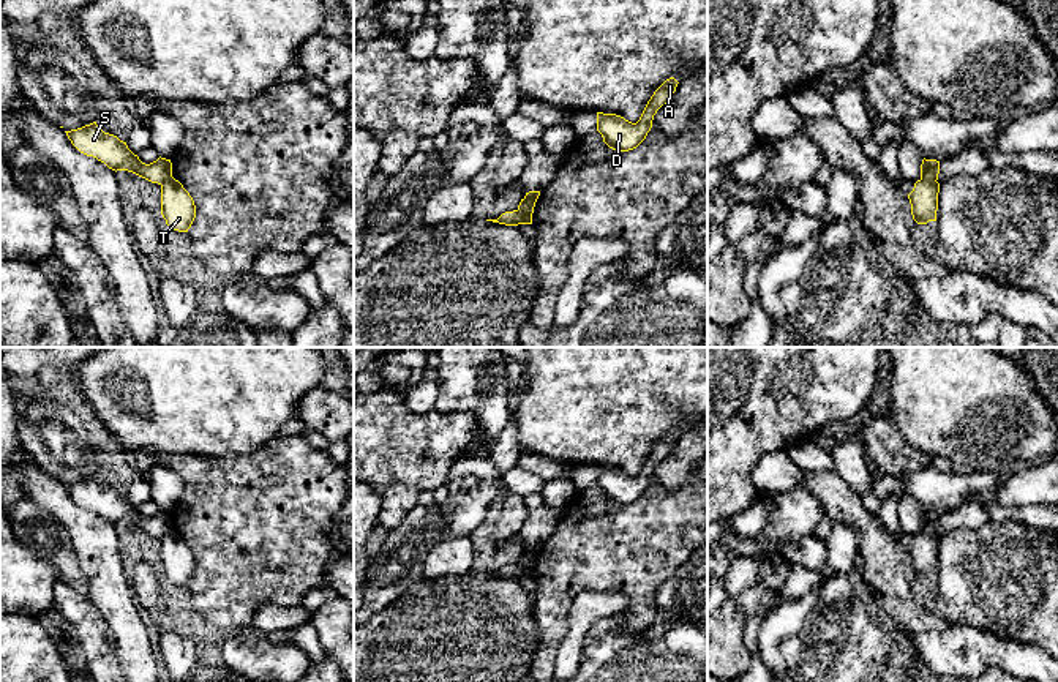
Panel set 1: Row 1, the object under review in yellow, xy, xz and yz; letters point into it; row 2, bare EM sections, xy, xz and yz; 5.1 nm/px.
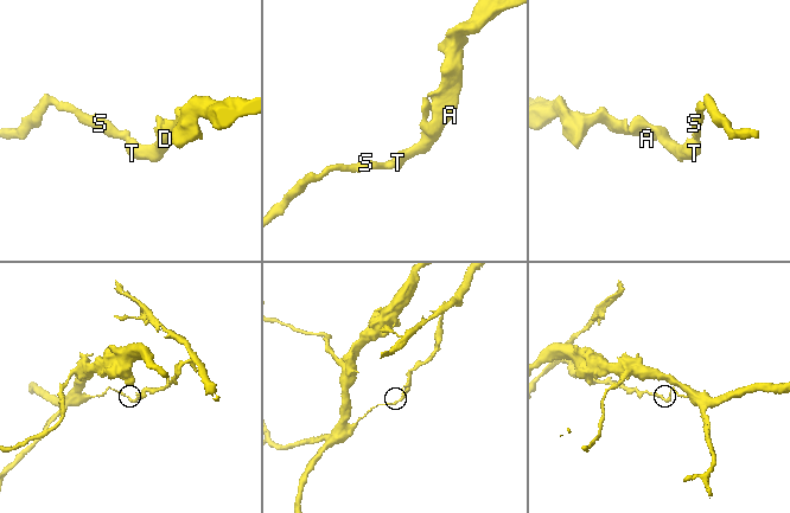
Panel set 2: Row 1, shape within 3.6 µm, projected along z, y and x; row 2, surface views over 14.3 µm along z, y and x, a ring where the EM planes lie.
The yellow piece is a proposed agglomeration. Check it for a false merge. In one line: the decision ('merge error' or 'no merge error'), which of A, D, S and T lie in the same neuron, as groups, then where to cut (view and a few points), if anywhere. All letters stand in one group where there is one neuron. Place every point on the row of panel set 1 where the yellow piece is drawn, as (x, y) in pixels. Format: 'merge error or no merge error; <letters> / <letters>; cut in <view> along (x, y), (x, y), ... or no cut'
merge error; A D T / S; cut in yz along (921, 177), (935, 182)

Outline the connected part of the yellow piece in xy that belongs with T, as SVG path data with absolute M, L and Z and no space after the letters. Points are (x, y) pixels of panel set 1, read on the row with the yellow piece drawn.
M174 177L161 185L161 215L166 224L178 232L188 232L196 218L193 197Z

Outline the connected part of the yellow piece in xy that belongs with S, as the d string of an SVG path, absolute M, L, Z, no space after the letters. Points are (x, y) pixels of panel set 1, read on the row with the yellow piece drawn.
M96 122L77 129L65 131L71 144L84 155L93 156L112 170L128 170L152 183L163 185L172 177L172 163L166 158L145 164L126 142L104 133Z

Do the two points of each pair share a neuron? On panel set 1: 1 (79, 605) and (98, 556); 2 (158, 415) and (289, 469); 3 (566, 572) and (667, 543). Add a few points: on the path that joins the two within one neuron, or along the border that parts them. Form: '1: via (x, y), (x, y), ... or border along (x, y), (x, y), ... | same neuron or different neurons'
1: border along (86, 597), (109, 627) | different neurons
2: border along (275, 436), (251, 452), (223, 453), (213, 458) | different neurons
3: via (591, 559), (602, 548), (635, 548), (641, 545) | same neuron

